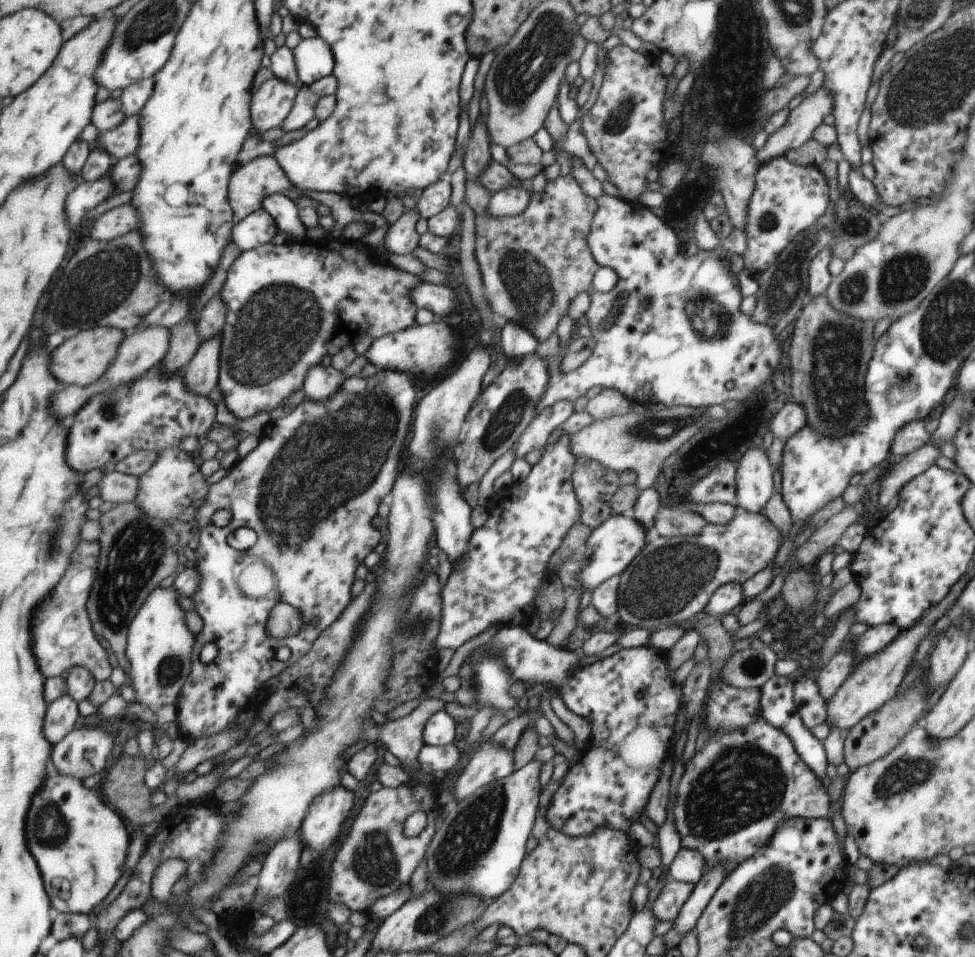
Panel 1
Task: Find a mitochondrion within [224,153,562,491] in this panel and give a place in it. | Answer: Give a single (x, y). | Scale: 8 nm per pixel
(531, 291)

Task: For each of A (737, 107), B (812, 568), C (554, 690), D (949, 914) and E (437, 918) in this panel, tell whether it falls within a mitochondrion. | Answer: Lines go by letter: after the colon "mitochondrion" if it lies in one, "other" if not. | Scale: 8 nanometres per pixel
A: mitochondrion
B: other
C: other
D: other
E: mitochondrion

